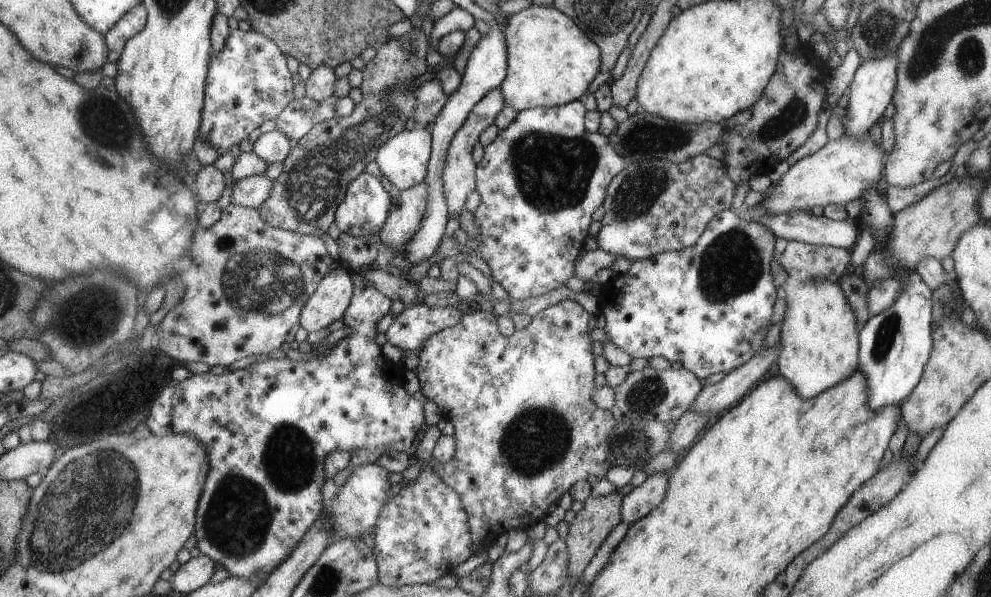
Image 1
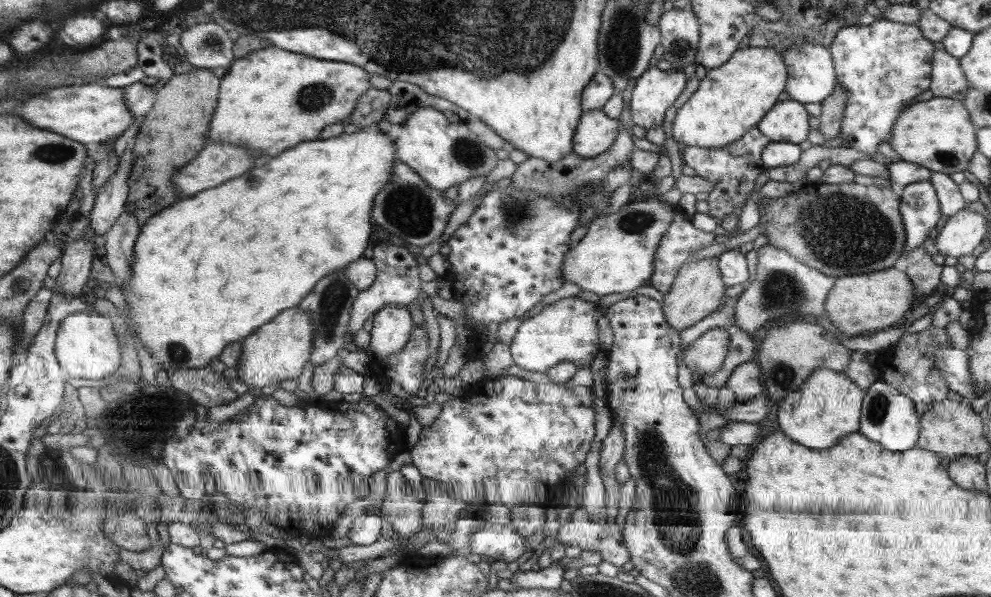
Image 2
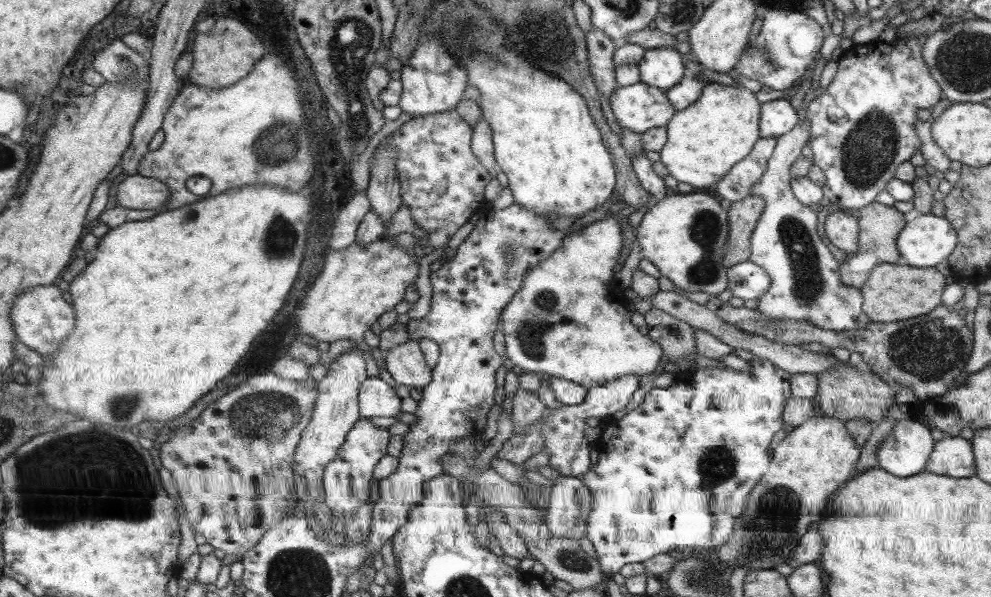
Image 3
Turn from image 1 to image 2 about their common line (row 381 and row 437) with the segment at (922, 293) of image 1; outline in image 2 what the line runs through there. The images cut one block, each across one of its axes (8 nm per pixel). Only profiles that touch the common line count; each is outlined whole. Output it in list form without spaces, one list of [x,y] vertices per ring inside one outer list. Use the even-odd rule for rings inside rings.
[[[877,378],[865,390],[863,396],[862,419],[859,433],[867,440],[882,445],[889,452],[903,452],[913,448],[918,442],[921,418],[915,412],[914,401],[906,394],[900,393],[893,385]]]

